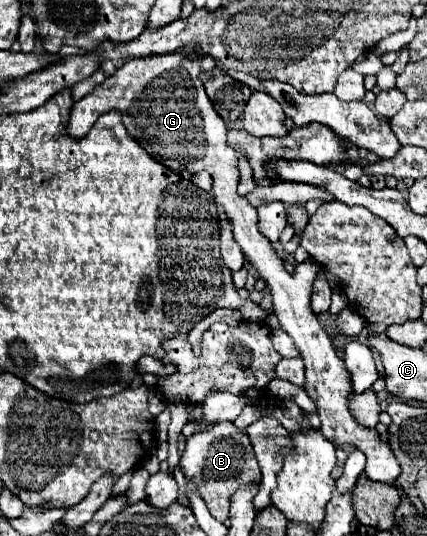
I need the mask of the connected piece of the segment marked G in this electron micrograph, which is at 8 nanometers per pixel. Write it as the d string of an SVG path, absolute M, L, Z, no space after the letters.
M179 51L169 53L169 55L159 55L159 57L137 57L127 61L127 65L121 65L111 77L107 77L101 85L97 85L91 93L87 93L83 99L75 101L71 107L71 115L67 121L67 133L75 139L81 139L89 133L89 129L93 127L93 123L97 121L97 117L101 117L103 113L109 111L119 111L123 125L129 133L129 137L133 137L157 163L165 165L167 169L175 171L175 173L201 173L207 171L213 175L213 197L215 203L219 207L223 207L225 215L229 217L231 225L233 225L233 235L235 241L239 243L239 247L243 249L243 253L249 257L251 265L255 267L255 271L261 275L261 279L267 283L271 297L273 297L273 311L281 321L281 329L293 337L295 345L301 351L301 359L305 361L305 375L307 375L307 383L305 383L305 391L307 395L317 403L317 415L321 419L321 433L335 445L353 445L359 451L365 453L367 457L367 467L365 473L371 481L381 481L381 483L391 483L395 485L395 479L401 473L399 461L393 455L393 449L389 447L387 441L381 439L381 435L377 433L377 429L369 429L363 427L361 423L357 423L349 411L349 397L353 395L353 387L351 387L351 375L345 367L345 361L337 355L327 331L323 329L323 325L317 321L315 313L311 313L311 289L313 289L313 281L317 277L319 265L315 265L315 261L307 261L297 265L297 271L291 275L285 271L281 259L277 257L273 245L259 233L257 229L257 211L255 207L249 205L249 201L245 197L237 195L237 183L239 183L239 171L235 169L237 165L237 155L235 149L231 149L227 145L227 125L225 121L215 113L201 81L199 81L199 67L201 67L201 59L189 59L189 57L181 57Z

